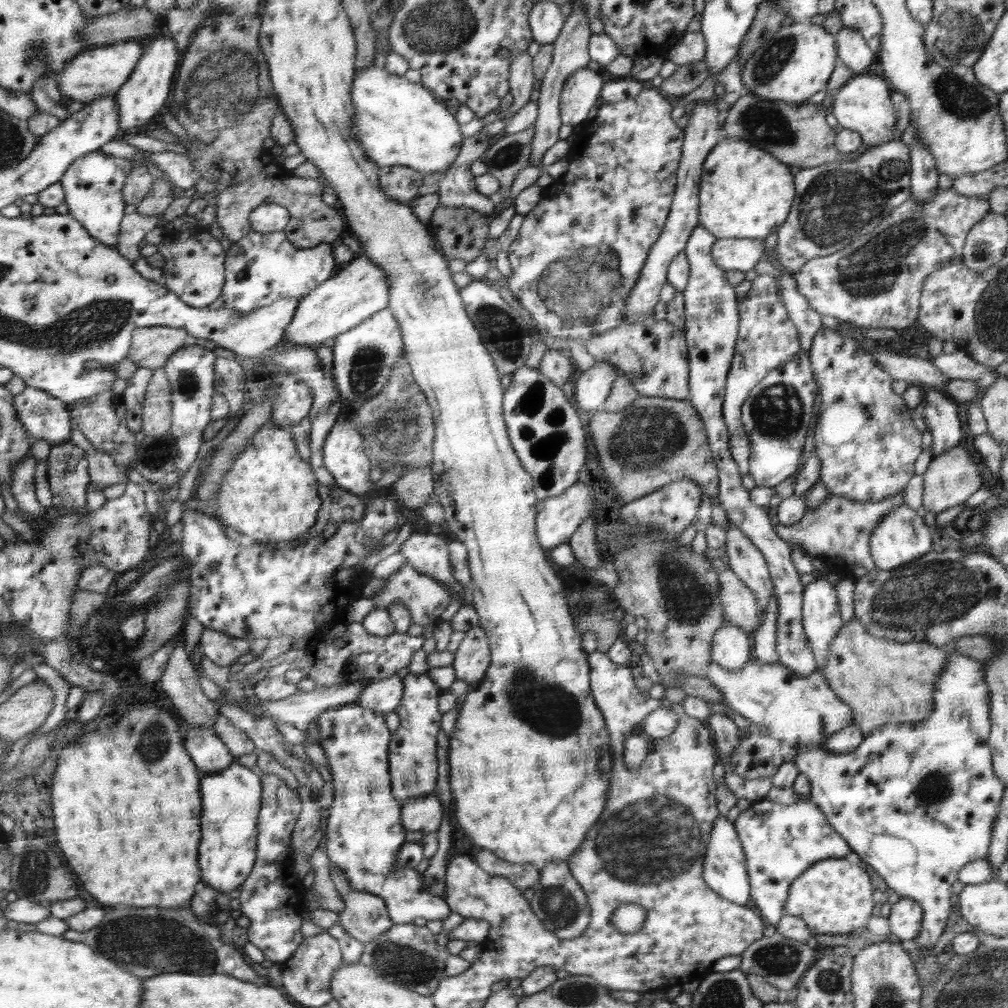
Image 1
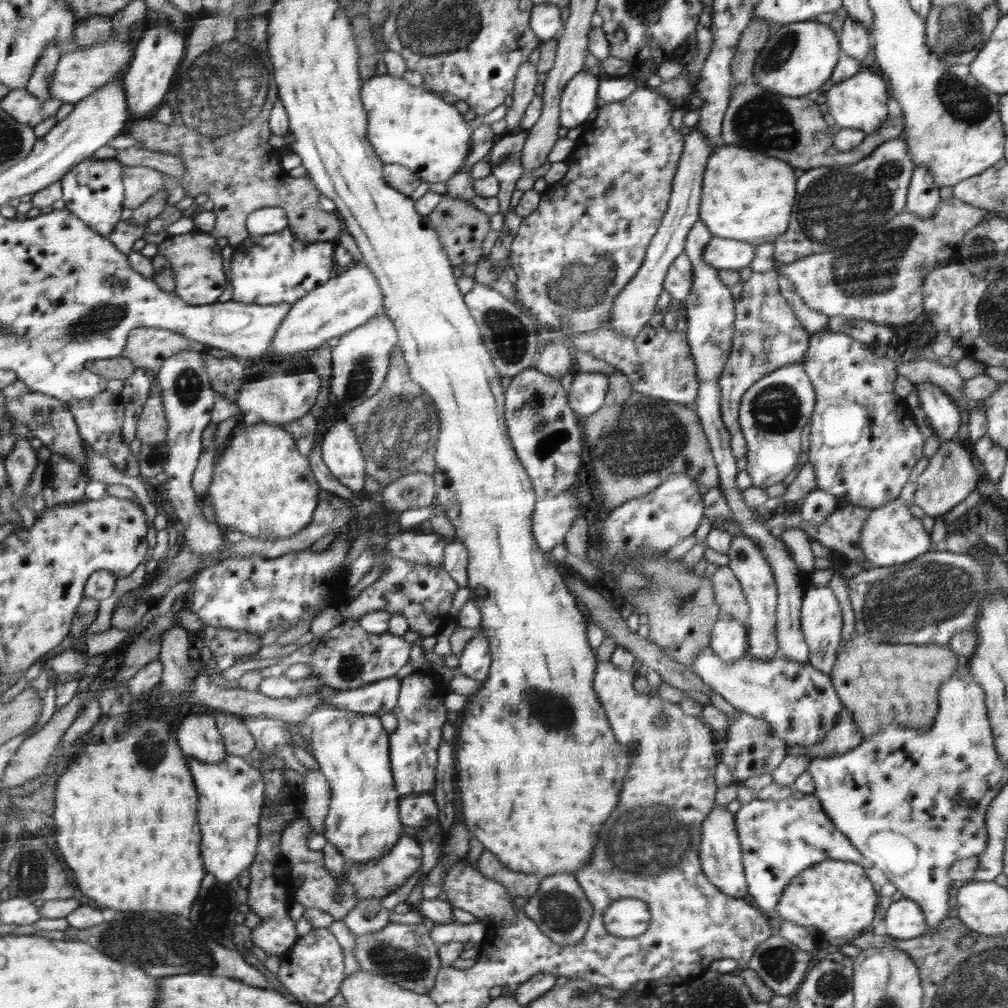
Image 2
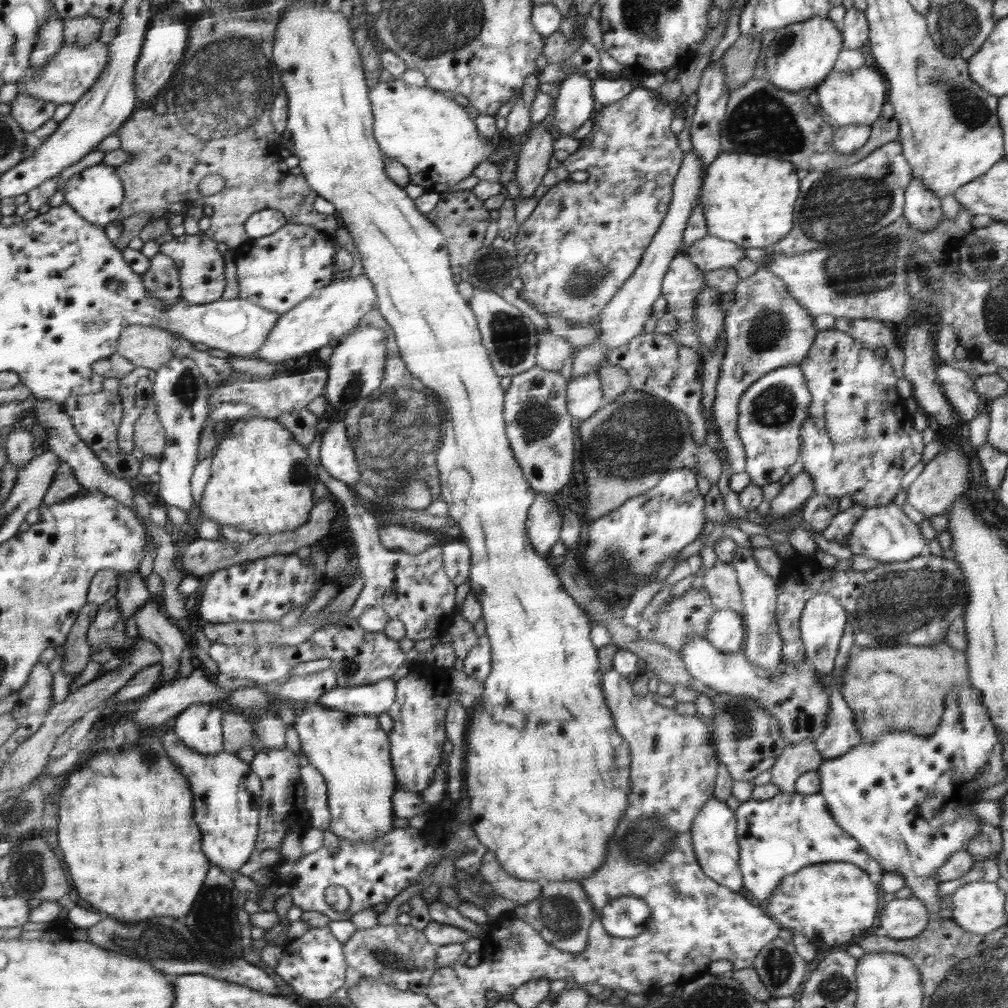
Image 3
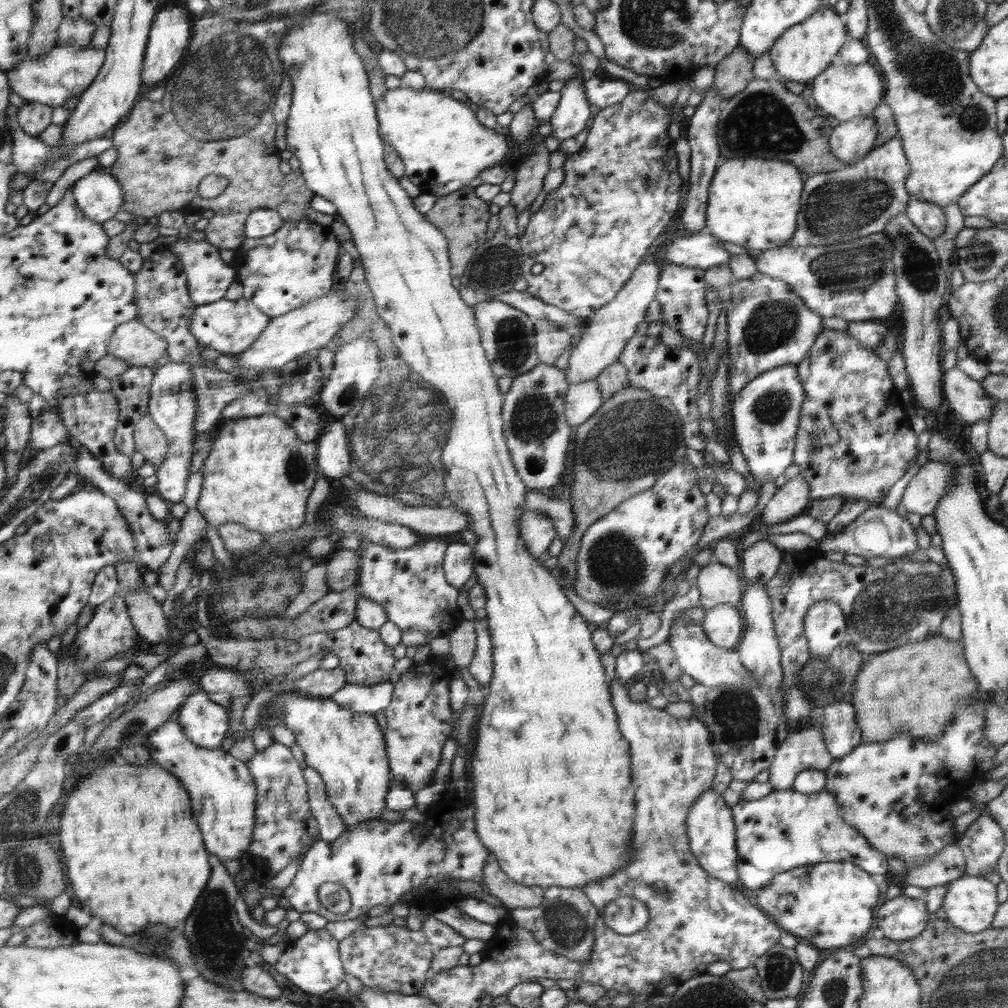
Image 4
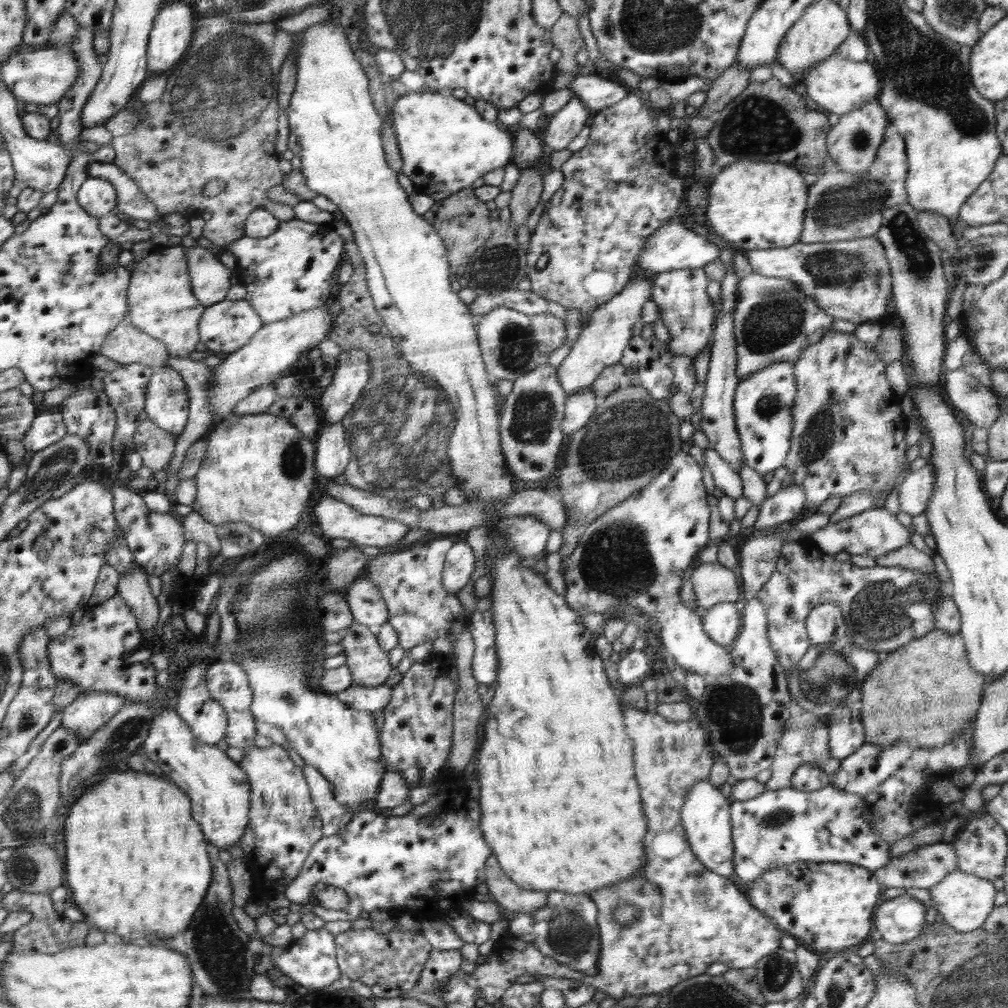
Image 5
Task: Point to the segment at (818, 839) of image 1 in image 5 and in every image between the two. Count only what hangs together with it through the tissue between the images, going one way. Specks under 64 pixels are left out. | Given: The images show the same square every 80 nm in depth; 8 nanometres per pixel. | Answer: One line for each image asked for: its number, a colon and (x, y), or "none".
2: (779, 839)
3: (777, 837)
4: (786, 829)
5: (779, 827)

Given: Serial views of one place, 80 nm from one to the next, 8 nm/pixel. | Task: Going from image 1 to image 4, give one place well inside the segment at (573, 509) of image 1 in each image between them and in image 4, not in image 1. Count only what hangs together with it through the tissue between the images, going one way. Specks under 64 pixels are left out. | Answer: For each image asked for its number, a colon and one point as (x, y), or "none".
2: (553, 517)
3: (545, 523)
4: (537, 530)

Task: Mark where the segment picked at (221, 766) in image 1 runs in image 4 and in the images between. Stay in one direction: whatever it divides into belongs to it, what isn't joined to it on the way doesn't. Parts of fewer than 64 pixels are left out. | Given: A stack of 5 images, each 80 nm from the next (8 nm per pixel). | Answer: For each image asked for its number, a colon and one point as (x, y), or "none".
2: (199, 737)
3: (199, 726)
4: (205, 723)

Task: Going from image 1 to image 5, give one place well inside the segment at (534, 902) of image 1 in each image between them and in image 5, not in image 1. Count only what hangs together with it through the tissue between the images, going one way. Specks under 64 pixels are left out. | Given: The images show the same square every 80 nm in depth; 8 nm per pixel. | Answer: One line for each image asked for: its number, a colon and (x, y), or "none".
2: (560, 909)
3: (562, 915)
4: (564, 922)
5: (566, 929)

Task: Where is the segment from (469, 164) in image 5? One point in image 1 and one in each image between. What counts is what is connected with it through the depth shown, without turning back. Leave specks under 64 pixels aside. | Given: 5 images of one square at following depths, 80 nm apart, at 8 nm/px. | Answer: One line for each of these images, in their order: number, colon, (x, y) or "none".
1: (398, 122)
2: (410, 125)
3: (418, 126)
4: (443, 146)

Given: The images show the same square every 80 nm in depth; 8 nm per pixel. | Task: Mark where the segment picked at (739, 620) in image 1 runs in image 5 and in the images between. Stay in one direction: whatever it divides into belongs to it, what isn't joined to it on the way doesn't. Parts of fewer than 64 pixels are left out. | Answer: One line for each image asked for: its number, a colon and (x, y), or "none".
2: (729, 594)
3: (720, 581)
4: (719, 584)
5: (713, 583)

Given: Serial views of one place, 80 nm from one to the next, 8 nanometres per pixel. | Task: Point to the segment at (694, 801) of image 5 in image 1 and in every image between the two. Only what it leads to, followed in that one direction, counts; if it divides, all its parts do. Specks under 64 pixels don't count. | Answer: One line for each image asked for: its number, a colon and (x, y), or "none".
1: (724, 863)
2: (720, 851)
3: (714, 830)
4: (711, 827)

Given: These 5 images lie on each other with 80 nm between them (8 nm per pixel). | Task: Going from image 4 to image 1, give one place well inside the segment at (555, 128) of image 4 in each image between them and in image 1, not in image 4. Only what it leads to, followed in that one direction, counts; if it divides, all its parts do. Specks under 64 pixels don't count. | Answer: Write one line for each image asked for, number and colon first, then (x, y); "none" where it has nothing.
1: (580, 92)
2: (578, 99)
3: (575, 101)

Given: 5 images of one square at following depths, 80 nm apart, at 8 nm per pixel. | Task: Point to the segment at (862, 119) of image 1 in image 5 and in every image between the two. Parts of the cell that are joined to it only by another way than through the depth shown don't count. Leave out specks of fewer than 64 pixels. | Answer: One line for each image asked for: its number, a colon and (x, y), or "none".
2: (860, 102)
3: (855, 97)
4: (842, 91)
5: (836, 86)

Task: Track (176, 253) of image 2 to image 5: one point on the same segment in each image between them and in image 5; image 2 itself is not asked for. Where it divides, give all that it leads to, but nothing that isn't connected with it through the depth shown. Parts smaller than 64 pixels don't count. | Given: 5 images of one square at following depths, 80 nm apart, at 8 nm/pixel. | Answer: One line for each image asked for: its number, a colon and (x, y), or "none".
3: (201, 266)
4: (208, 277)
5: (210, 278)

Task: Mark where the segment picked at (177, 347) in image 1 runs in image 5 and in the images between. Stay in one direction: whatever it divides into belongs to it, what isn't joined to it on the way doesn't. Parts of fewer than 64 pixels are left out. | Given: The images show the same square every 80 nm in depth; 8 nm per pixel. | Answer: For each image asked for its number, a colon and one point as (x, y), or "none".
2: (149, 347)
3: (148, 346)
4: (134, 342)
5: (127, 344)

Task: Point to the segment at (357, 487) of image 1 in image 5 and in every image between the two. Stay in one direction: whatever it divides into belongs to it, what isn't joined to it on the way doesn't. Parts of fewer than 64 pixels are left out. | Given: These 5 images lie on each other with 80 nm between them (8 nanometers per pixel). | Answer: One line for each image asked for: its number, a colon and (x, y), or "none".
2: (340, 452)
3: (336, 455)
4: (333, 453)
5: (333, 454)

